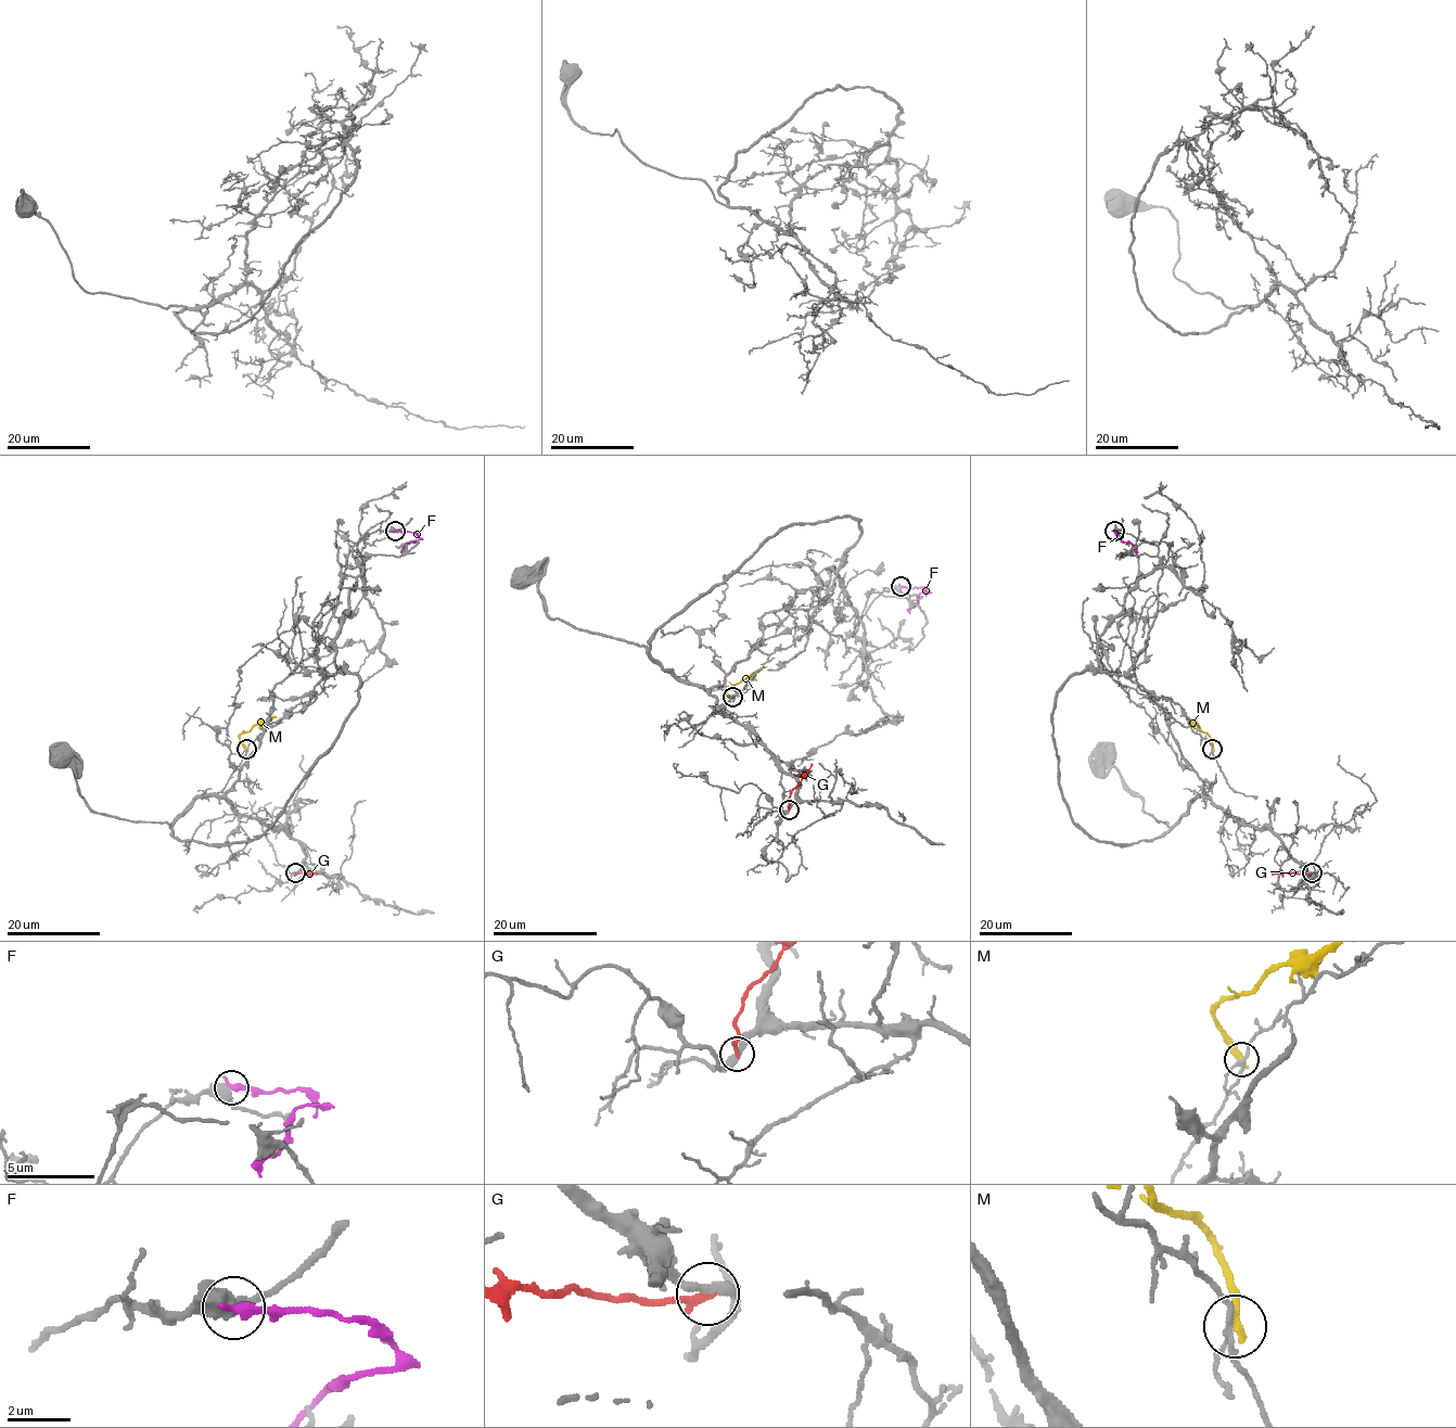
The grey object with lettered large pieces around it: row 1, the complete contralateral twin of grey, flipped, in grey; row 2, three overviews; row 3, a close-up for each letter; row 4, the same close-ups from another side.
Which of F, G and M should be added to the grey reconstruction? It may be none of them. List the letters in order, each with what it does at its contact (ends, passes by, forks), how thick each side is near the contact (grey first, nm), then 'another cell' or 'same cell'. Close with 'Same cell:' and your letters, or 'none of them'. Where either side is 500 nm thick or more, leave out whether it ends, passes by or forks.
F: 550/360 nm | another cell
G: it ends | 360/240 nm | another cell
M: it ends | 160/360 nm | another cell
Same cell: none of them

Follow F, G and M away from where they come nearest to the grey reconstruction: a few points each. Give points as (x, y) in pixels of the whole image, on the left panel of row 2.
F: (395, 531), (414, 532), (419, 537), (401, 553)
G: (296, 874), (317, 875)
M: (246, 749), (239, 737), (276, 716)

